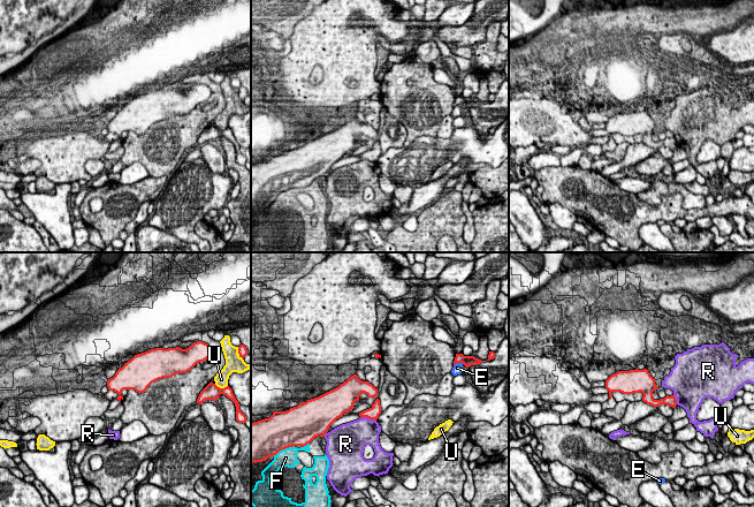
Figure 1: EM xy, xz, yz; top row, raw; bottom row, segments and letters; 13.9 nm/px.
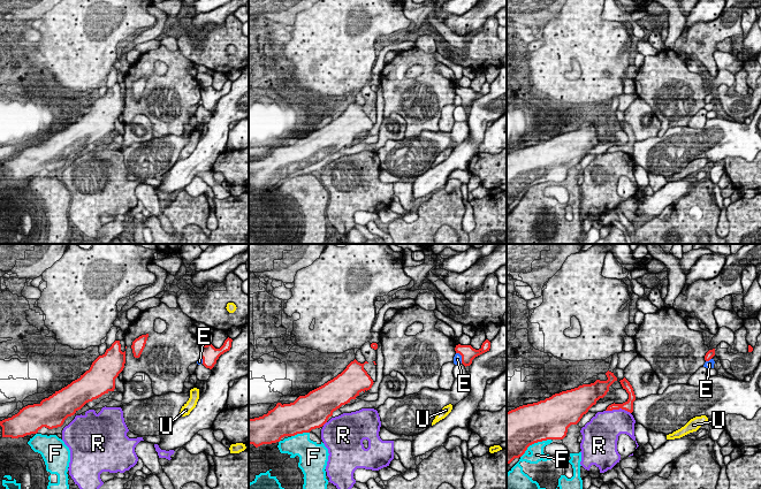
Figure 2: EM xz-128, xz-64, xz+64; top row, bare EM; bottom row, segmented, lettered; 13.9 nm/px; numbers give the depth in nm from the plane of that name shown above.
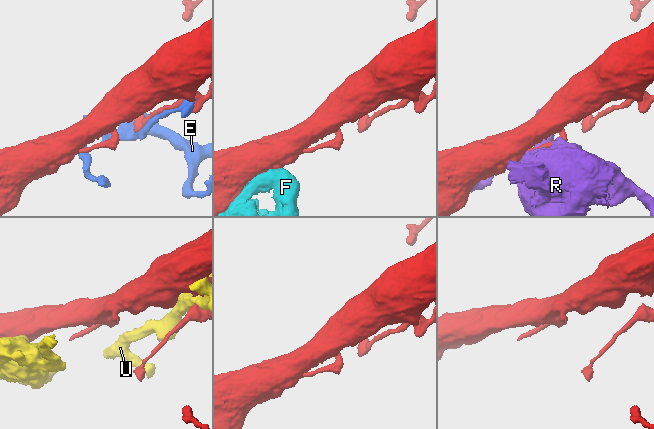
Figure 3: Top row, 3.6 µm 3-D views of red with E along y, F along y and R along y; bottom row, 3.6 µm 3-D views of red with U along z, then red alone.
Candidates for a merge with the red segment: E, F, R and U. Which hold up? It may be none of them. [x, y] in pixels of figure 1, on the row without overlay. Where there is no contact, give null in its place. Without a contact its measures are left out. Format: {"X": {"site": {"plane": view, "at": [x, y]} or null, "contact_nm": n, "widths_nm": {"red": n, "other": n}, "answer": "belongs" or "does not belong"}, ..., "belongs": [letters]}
{"E": {"site": {"plane": "xz", "at": [458, 104]}, "contact_nm": 150, "widths_nm": {"red": 160, "other": 130}, "answer": "does not belong"}, "F": {"site": {"plane": "xz", "at": [283, 190]}, "contact_nm": 340, "widths_nm": {"red": 500, "other": 260}, "answer": "does not belong"}, "R": {"site": {"plane": "xz", "at": [368, 159]}, "contact_nm": 220, "widths_nm": {"red": 170, "other": 380}, "answer": "does not belong"}, "U": {"site": {"plane": "xy", "at": [221, 130]}, "contact_nm": 190, "widths_nm": {"red": 220, "other": 190}, "answer": "does not belong"}, "belongs": []}

